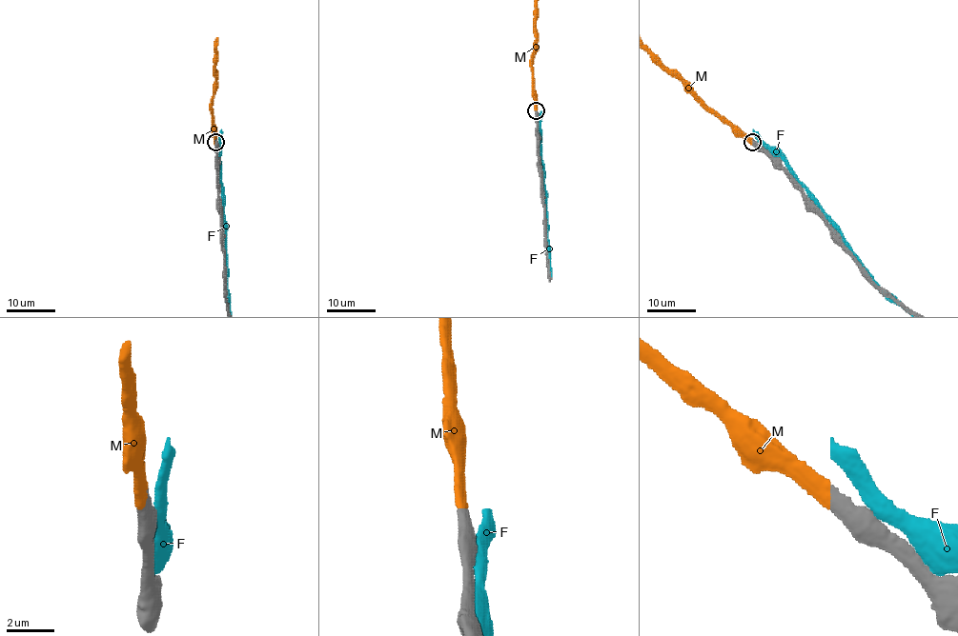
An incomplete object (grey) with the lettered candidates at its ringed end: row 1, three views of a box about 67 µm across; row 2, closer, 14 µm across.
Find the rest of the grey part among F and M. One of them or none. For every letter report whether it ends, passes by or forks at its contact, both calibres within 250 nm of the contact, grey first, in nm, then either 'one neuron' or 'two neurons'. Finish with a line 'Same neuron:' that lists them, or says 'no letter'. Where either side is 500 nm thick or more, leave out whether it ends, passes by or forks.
F: calibres 700 and 480 nm; two neurons
M: calibres 600 and 550 nm; one neuron
Same neuron: M

